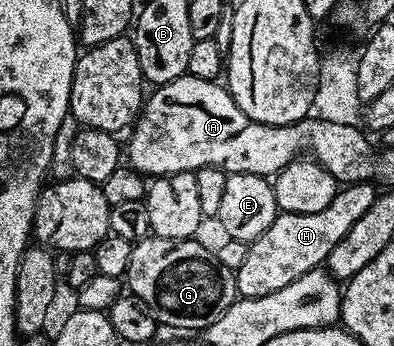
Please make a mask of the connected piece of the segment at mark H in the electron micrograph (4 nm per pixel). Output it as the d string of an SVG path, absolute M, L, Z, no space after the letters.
M361 182L341 187L336 197L326 206L326 210L318 210L318 214L294 214L280 212L274 222L258 239L248 244L248 253L242 266L234 271L236 274L236 291L241 297L258 298L266 294L274 294L274 290L282 290L282 286L290 286L294 278L306 274L311 268L321 267L327 261L330 250L342 242L342 238L370 210L376 201L378 188L375 183Z

